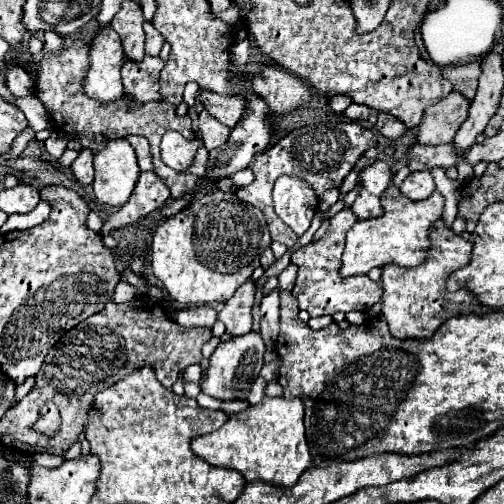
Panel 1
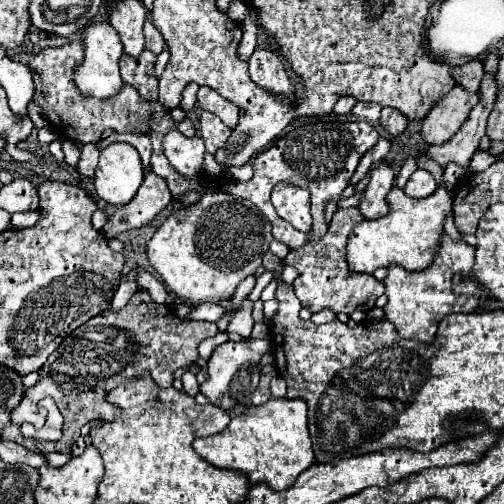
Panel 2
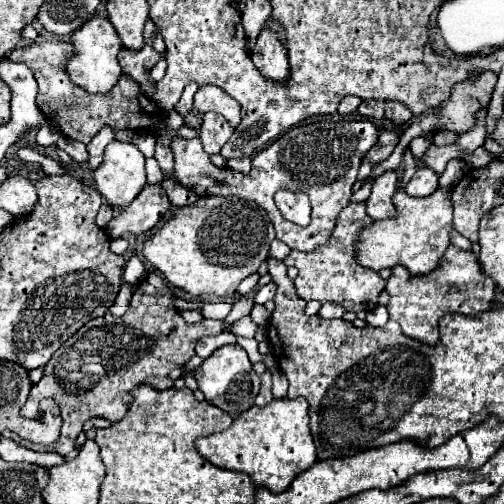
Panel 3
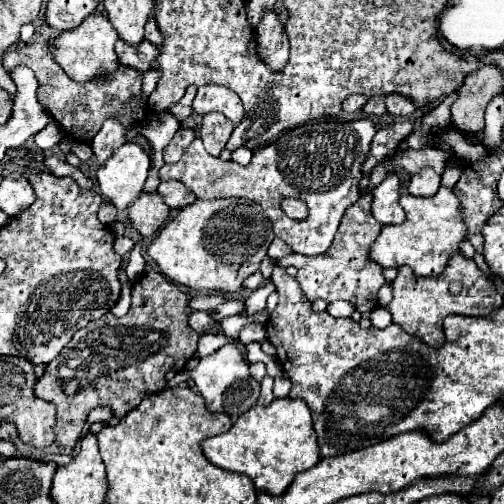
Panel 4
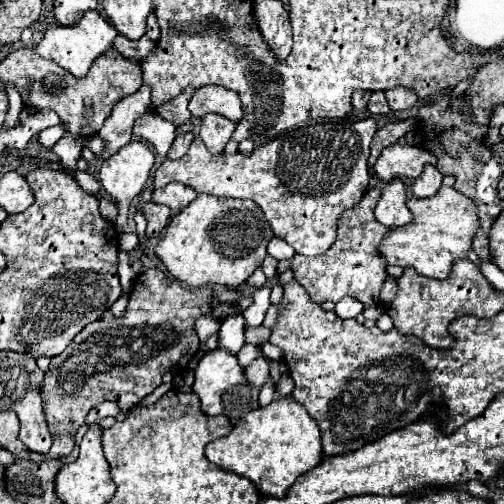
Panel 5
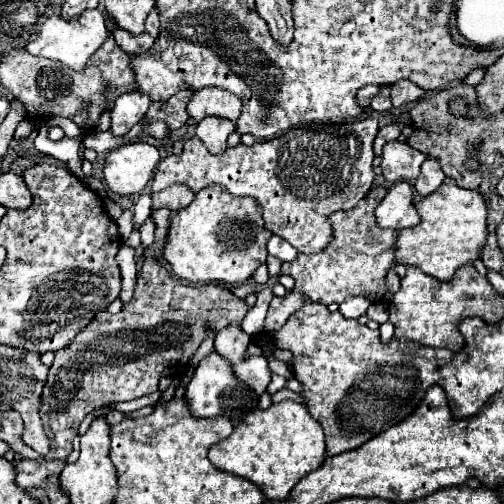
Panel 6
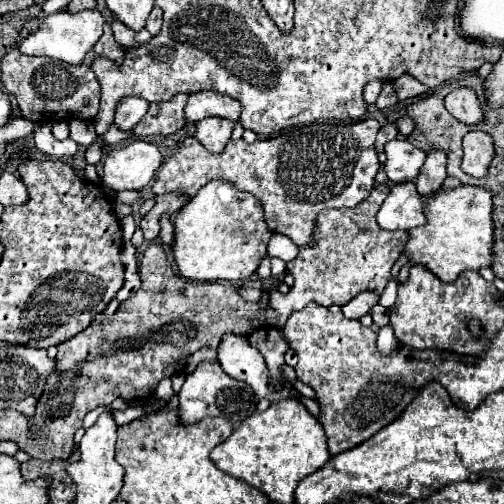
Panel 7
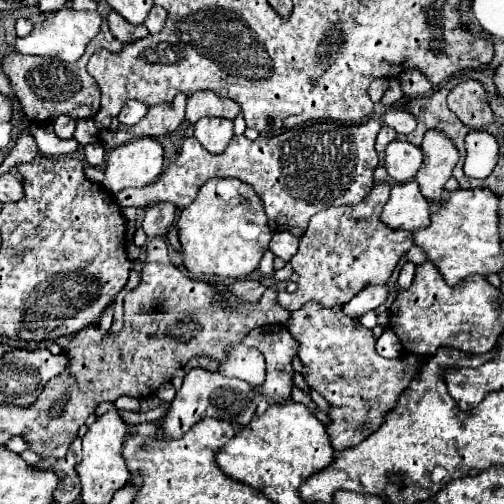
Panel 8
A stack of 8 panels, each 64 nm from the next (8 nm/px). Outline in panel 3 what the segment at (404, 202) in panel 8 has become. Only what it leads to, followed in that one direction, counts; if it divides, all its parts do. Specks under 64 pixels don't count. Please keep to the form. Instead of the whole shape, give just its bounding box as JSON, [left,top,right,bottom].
[366,170,398,220]

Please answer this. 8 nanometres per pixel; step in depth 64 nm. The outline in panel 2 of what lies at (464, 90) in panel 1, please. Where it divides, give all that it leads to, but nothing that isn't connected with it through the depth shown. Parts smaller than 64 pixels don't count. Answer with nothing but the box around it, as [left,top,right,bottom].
[452,59,484,92]

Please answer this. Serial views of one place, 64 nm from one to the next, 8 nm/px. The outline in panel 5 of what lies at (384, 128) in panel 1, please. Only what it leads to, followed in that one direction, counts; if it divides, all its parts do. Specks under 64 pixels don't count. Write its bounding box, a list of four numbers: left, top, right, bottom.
[386,88,418,112]

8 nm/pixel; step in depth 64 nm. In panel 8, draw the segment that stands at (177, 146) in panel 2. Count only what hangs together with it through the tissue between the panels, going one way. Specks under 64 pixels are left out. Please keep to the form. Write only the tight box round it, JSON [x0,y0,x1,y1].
[114,118,380,238]

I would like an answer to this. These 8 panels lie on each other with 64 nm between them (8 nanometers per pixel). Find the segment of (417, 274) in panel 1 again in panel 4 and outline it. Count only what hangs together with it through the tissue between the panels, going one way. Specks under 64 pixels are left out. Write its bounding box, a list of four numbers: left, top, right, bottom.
[388,252,502,348]

